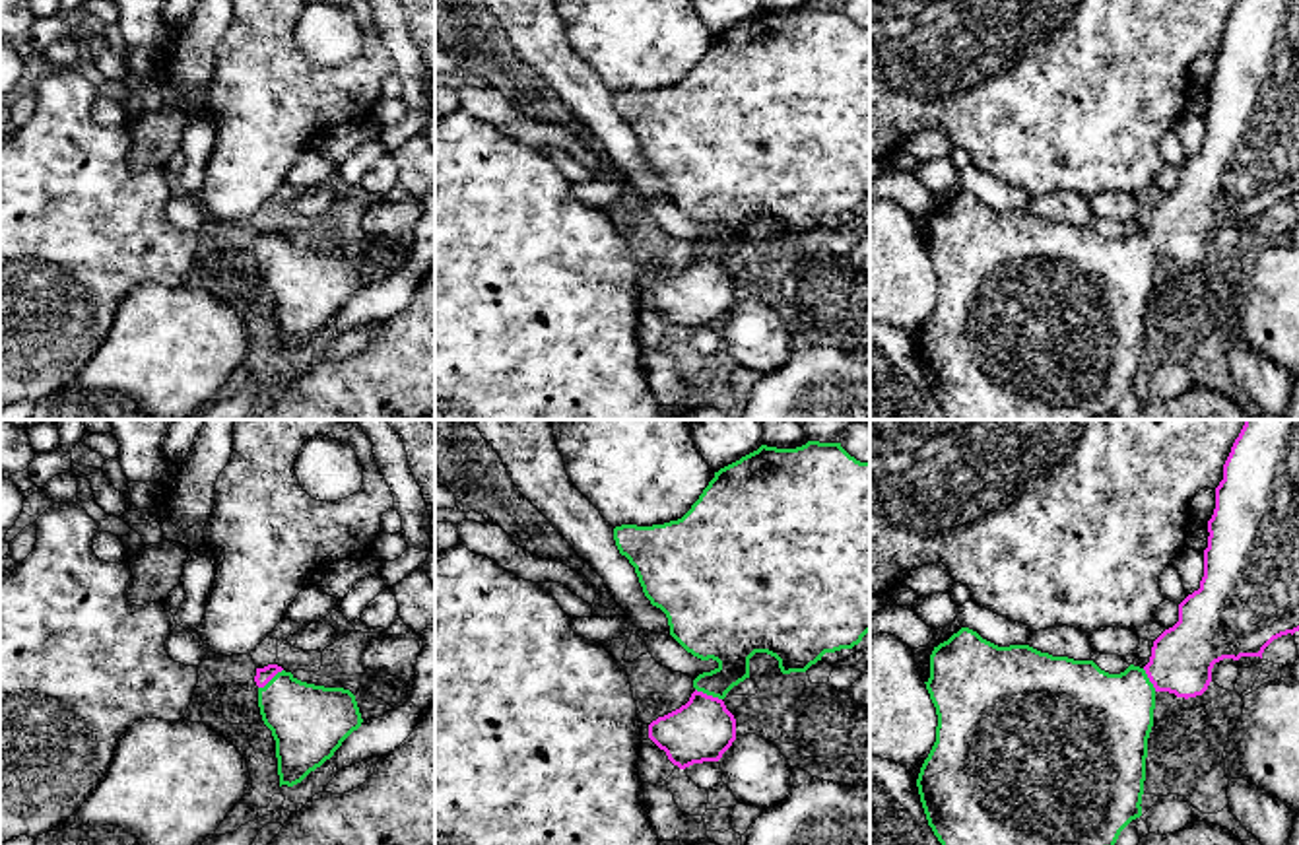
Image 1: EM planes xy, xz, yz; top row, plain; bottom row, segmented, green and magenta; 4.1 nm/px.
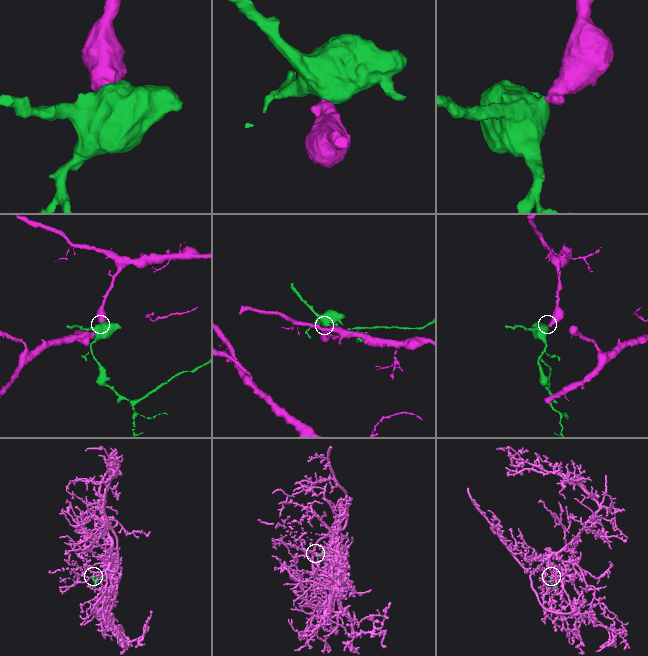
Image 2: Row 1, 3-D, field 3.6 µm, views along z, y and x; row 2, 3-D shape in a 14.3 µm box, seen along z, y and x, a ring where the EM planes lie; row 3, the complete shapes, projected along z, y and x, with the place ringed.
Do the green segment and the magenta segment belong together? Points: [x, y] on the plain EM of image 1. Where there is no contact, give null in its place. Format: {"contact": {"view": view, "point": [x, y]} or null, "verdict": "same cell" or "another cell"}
{"contact": {"view": "xz", "point": [709, 259]}, "verdict": "same cell"}

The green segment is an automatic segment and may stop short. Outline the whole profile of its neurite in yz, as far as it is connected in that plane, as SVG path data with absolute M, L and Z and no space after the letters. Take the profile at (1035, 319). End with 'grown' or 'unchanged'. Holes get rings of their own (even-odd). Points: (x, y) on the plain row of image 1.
M1299 0L1235 4L1216 52L1208 97L1200 153L1179 169L1179 186L1153 206L1144 233L1130 229L1120 239L1109 239L1093 225L1052 221L1029 210L998 212L969 192L934 212L924 249L938 291L916 352L946 420L1093 420L1115 414L1120 396L1142 381L1155 258L1202 260L1216 227L1262 223L1274 204L1299 196Z; grown

